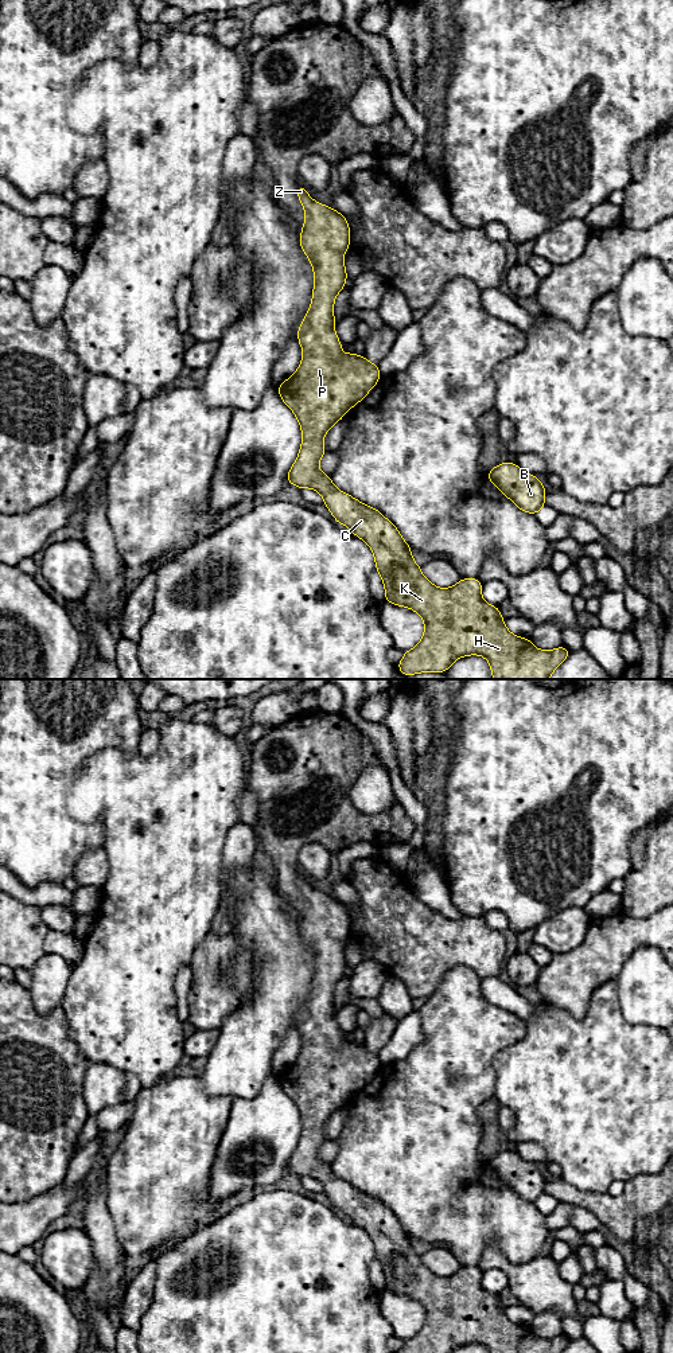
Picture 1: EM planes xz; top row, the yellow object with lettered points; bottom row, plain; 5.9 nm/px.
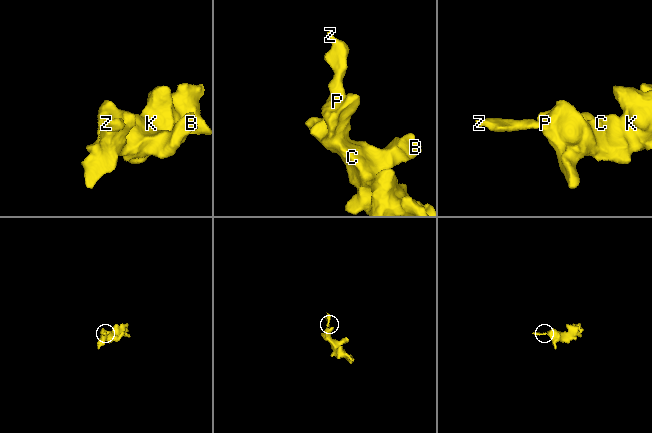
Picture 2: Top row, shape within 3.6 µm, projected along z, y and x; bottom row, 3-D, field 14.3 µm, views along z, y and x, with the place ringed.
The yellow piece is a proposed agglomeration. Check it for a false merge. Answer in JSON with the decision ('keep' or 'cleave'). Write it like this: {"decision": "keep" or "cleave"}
{"decision": "keep"}

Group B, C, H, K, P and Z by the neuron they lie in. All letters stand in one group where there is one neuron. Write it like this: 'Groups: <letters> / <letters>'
Groups: B C H K P Z

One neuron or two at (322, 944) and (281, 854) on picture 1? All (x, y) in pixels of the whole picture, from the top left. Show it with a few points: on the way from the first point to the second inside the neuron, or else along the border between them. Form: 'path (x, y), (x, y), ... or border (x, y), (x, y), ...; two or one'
path (322, 921), (322, 916), (295, 889), (288, 877); one

